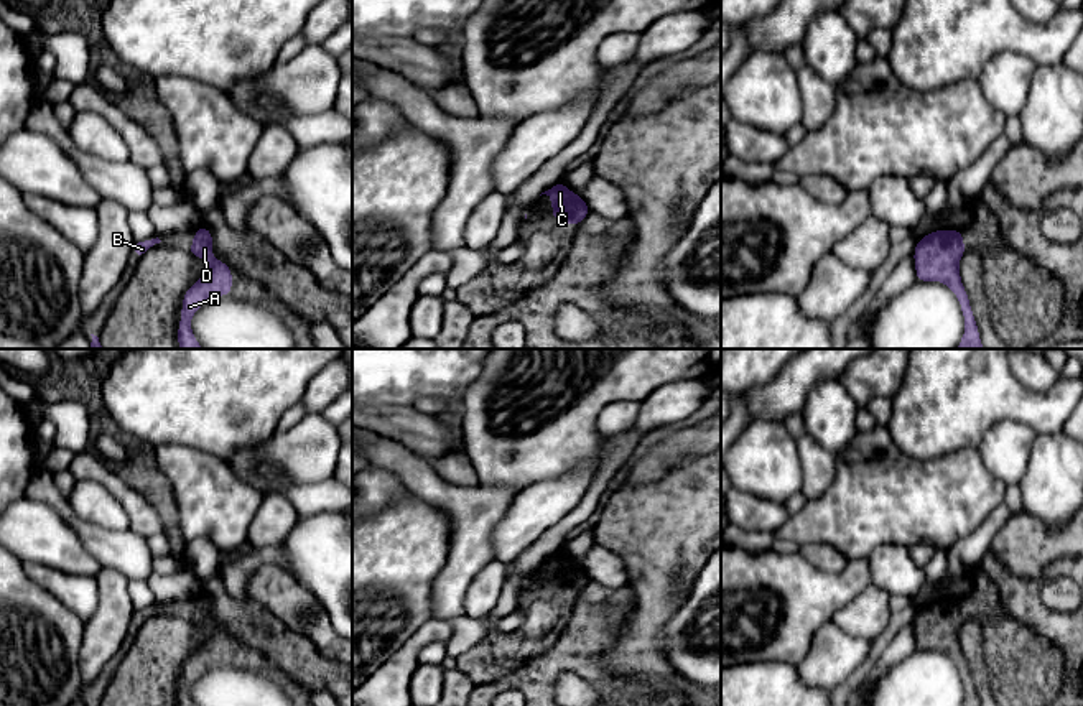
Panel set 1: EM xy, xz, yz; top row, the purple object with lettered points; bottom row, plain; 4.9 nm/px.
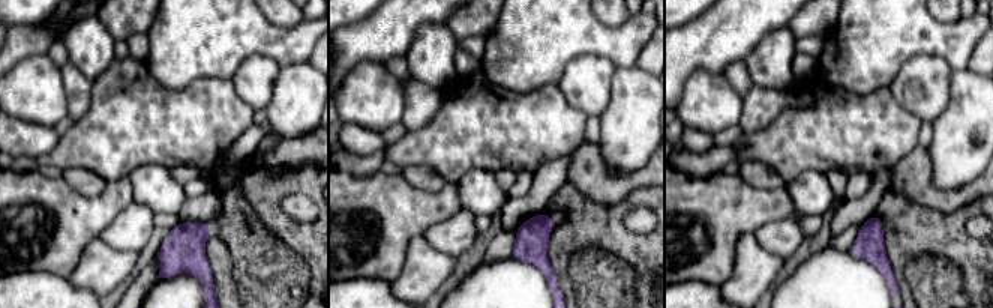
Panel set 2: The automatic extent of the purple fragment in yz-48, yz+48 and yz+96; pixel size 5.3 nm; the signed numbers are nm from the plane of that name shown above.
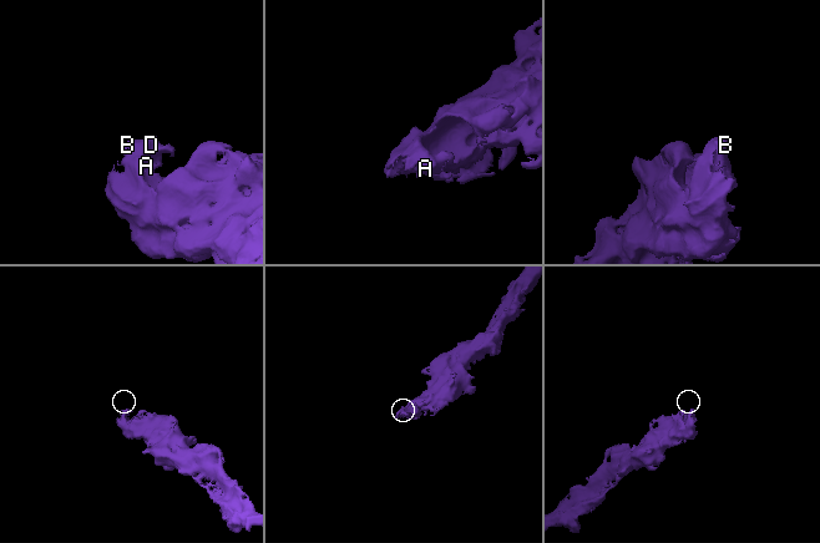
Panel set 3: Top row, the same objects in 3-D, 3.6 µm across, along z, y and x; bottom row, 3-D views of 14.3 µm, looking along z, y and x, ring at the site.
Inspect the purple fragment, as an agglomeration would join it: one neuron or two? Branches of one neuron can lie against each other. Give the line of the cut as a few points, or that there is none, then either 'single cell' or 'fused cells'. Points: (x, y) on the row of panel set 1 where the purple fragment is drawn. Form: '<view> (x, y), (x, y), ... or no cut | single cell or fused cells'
no cut | single cell

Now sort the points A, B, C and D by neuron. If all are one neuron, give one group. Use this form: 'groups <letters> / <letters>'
groups A B C D

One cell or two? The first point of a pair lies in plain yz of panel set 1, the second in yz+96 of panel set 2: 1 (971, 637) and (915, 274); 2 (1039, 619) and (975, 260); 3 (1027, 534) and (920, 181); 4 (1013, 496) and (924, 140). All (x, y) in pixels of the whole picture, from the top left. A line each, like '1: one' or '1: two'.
1: two
2: one
3: one
4: one

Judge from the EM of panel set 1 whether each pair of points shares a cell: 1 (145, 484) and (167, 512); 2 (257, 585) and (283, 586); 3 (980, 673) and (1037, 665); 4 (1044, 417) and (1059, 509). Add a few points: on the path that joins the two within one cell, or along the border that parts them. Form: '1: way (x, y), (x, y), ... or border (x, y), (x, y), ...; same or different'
1: way (152, 491), (165, 506); same
2: way (264, 585), (277, 586); same
3: border (981, 634), (983, 664), (991, 688); different
4: border (1062, 430), (1036, 435); different

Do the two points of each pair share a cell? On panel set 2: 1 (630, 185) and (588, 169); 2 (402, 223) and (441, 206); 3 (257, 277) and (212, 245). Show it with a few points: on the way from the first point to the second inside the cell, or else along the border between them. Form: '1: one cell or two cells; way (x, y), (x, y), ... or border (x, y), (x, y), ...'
1: one cell; way (620, 185), (605, 185), (599, 179)
2: one cell; way (411, 214), (419, 209), (432, 208)
3: two cells; border (212, 233), (228, 250), (231, 275), (237, 292)

